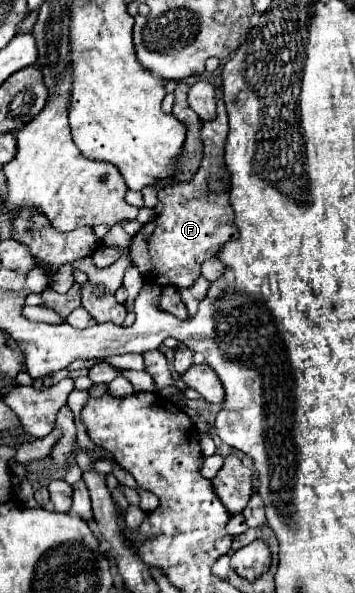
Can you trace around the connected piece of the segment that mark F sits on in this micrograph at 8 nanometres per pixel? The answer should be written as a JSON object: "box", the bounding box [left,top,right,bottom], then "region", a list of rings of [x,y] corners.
{"box":[131,90,239,288],"region":[[[217,90],[217,118],[205,122],[201,128],[203,138],[203,162],[197,174],[185,184],[171,184],[163,188],[157,198],[163,204],[163,212],[145,224],[131,242],[133,264],[141,270],[143,280],[155,286],[181,286],[191,288],[201,276],[201,264],[231,240],[239,238],[235,226],[235,214],[229,202],[231,176],[225,168],[225,142],[229,126],[221,92]]]}

